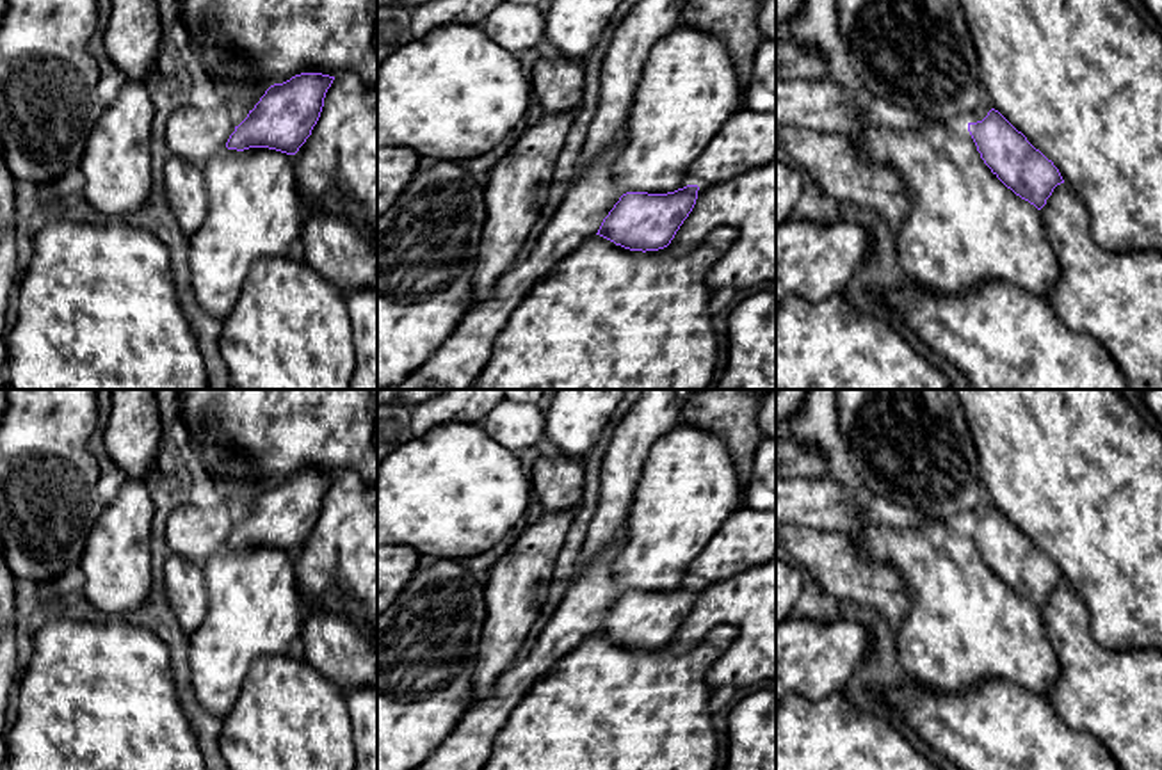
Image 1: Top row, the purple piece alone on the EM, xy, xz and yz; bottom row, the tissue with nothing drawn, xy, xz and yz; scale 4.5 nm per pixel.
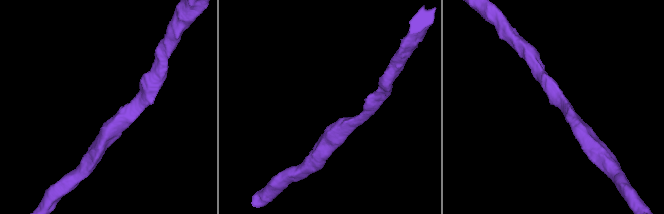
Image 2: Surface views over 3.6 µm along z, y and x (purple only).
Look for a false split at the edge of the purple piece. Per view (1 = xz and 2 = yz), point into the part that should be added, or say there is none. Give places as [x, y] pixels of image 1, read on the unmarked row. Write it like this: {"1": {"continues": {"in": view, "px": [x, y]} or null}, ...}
{"1": {"continues": null}, "2": {"continues": null}}

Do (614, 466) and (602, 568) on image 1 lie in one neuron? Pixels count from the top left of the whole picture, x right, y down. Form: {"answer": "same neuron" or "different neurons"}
{"answer": "same neuron"}

